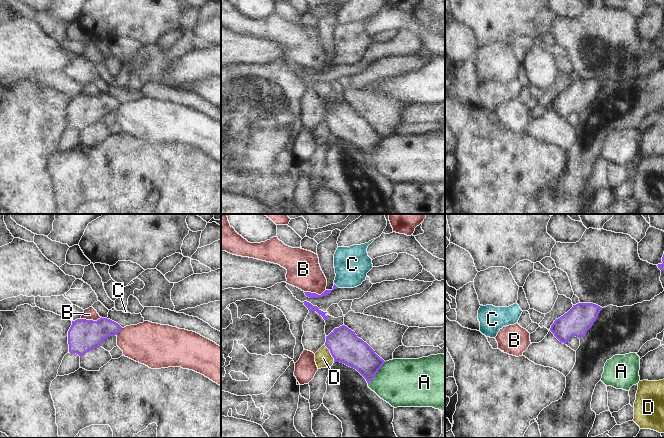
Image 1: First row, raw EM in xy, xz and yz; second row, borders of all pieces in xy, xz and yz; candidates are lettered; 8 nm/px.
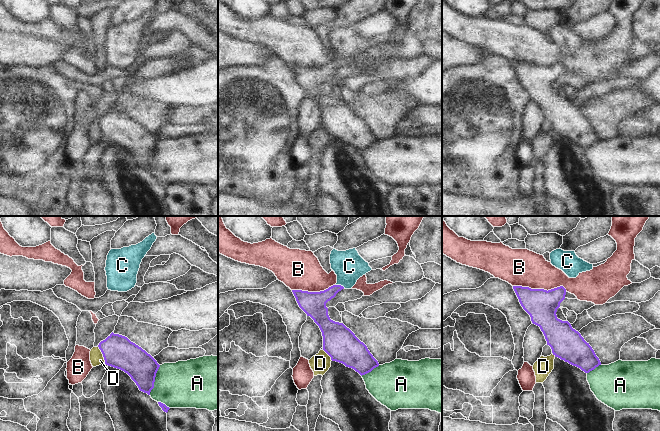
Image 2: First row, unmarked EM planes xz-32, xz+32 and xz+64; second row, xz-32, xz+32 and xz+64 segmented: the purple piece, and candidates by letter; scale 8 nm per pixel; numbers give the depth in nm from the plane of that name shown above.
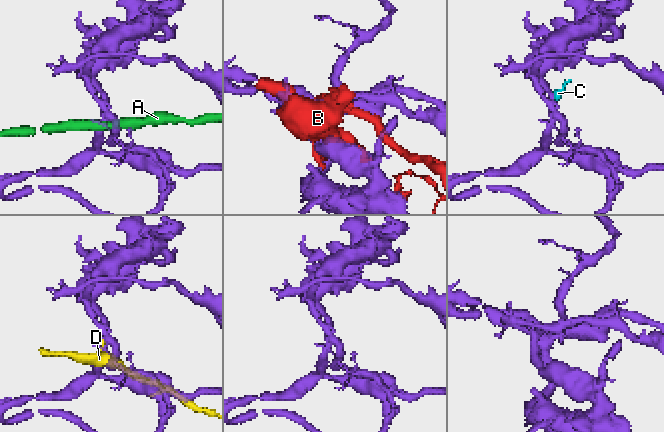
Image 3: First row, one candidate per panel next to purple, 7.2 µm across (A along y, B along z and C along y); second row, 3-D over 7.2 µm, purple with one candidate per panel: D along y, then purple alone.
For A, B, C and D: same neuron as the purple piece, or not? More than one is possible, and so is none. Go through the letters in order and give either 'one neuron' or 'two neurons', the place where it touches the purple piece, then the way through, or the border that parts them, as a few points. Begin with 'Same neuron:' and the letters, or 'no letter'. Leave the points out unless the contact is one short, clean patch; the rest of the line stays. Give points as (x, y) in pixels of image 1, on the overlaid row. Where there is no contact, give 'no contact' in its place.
Same neuron: C
A: two neurons; meets purple in xz at (376, 372)
B: two neurons; meets purple in xz at (314, 293)
C: one neuron; meets purple in xz at (335, 285); runs through xz (311, 295), (322, 295), (335, 285), (351, 269), (352, 264)
D: two neurons; meets purple in xz at (330, 352); border along xz (324, 345), (329, 350), (334, 361)

